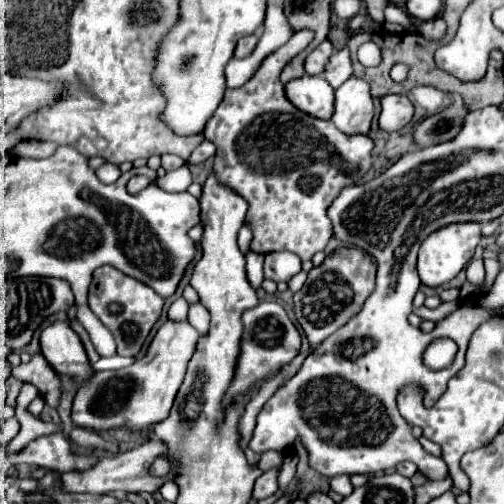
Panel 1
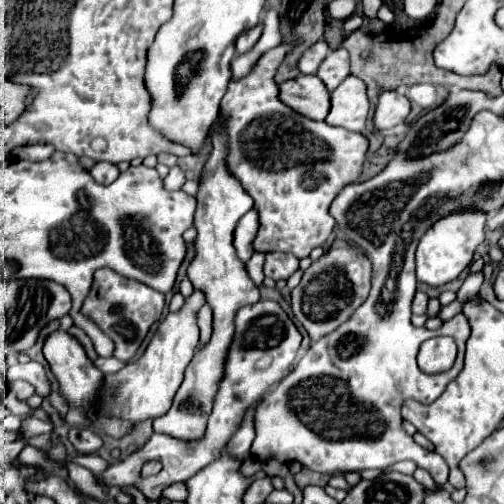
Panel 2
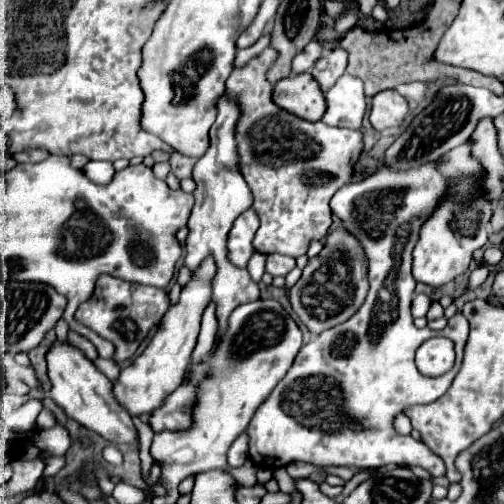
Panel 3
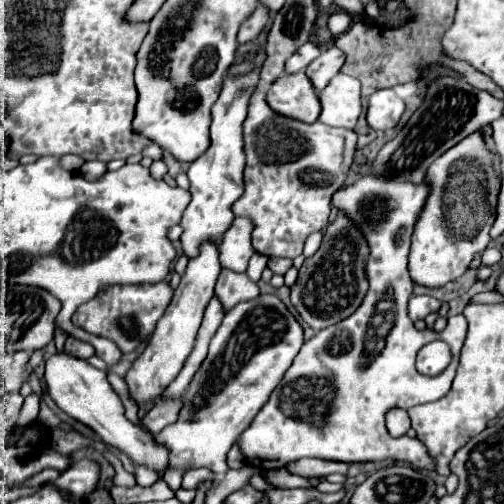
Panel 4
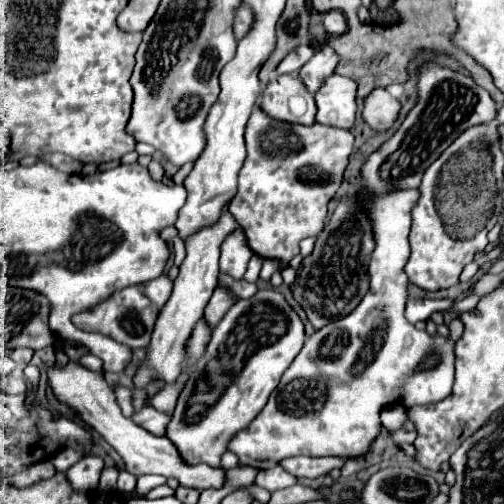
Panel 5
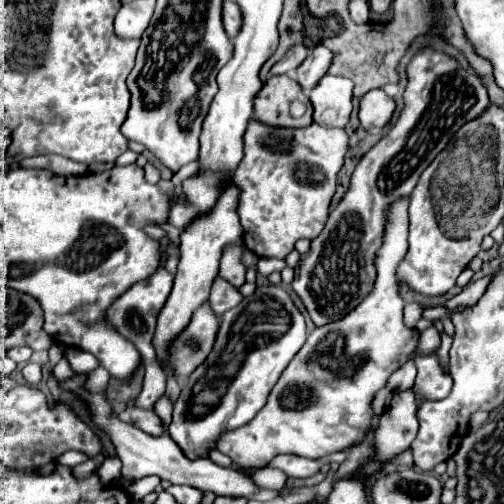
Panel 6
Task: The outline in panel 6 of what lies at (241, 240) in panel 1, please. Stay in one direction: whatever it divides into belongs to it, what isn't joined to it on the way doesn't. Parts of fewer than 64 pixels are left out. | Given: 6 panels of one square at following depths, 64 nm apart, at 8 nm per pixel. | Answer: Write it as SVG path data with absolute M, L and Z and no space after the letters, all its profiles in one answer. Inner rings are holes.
M242 242L228 244L228 248L224 248L224 256L220 260L222 278L226 278L232 286L240 286L245 283L246 266L242 262L244 248Z

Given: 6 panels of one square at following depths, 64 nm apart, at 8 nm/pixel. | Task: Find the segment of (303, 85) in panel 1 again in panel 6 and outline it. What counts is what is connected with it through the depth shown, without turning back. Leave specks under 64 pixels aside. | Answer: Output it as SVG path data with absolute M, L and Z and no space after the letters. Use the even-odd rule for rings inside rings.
M270 76L254 100L254 118L282 128L312 124L312 102L290 76Z

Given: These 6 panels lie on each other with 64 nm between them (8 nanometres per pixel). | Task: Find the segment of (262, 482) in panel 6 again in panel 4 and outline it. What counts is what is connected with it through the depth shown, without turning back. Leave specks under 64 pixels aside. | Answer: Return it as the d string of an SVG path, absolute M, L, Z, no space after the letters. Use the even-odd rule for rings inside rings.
M286 468L269 470L264 477L266 482L279 488L312 488L312 484L302 476L294 476L290 474Z

